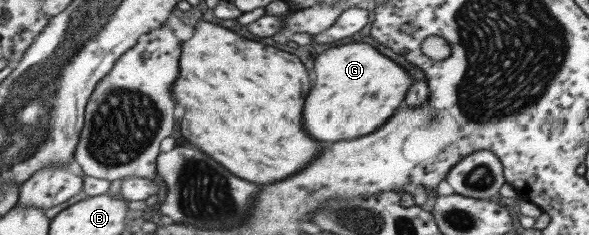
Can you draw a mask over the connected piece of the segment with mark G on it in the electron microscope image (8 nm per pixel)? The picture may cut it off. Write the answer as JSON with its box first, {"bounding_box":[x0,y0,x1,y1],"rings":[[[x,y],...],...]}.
{"bounding_box":[304,41,412,142],"rings":[[[360,41],[326,49],[314,59],[314,84],[306,96],[304,130],[318,142],[350,140],[374,132],[400,106],[412,78],[376,48]]]}

